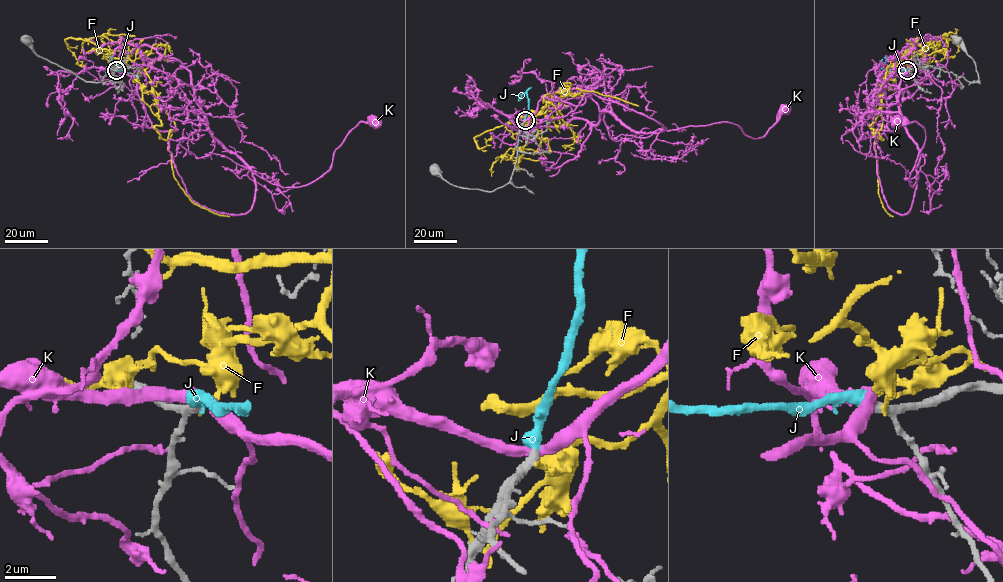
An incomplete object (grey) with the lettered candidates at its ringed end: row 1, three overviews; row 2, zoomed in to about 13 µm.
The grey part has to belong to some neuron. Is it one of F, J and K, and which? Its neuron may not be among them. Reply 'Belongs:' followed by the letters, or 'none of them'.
Belongs: J

